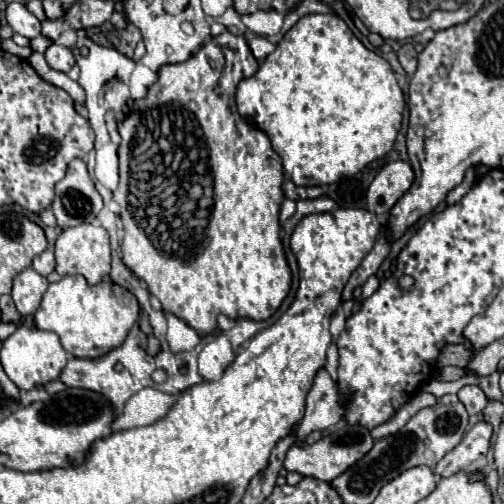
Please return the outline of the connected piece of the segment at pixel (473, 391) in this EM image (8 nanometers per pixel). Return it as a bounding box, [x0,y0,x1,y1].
[458,386,488,414]

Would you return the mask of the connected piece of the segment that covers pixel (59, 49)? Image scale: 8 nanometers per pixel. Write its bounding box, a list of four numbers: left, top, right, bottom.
[44,42,76,72]

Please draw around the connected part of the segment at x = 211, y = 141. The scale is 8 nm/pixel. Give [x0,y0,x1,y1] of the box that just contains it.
[114,30,290,334]

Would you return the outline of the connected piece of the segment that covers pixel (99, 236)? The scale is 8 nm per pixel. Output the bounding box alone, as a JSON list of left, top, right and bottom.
[54,224,110,284]

